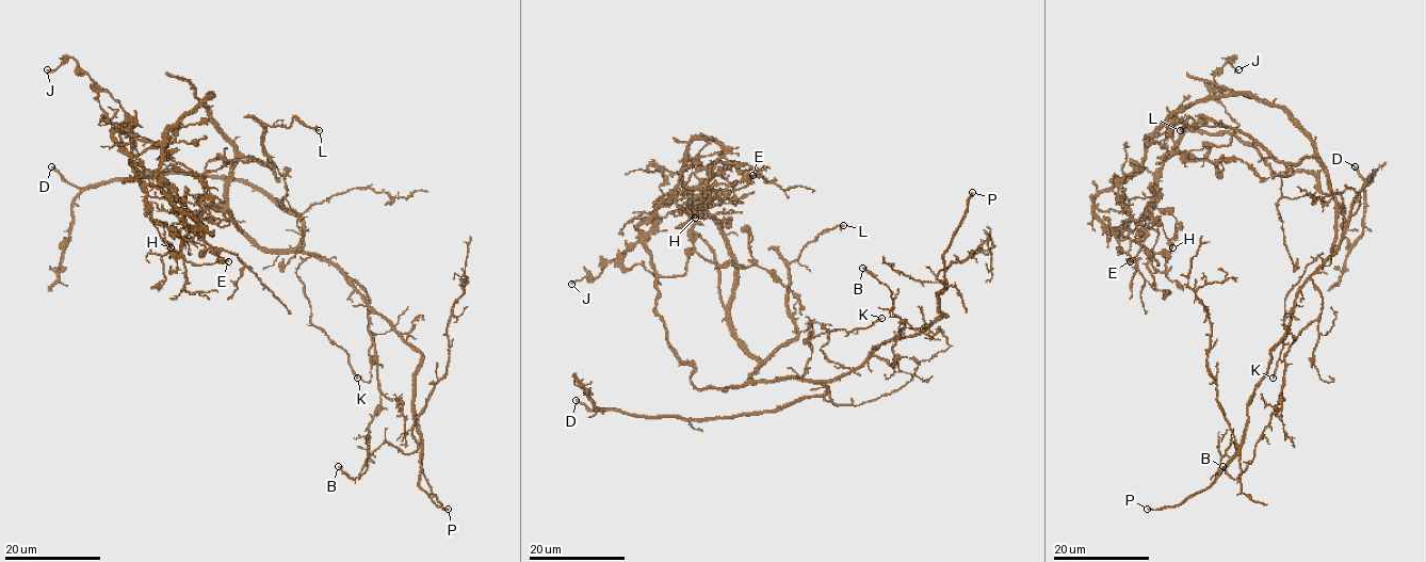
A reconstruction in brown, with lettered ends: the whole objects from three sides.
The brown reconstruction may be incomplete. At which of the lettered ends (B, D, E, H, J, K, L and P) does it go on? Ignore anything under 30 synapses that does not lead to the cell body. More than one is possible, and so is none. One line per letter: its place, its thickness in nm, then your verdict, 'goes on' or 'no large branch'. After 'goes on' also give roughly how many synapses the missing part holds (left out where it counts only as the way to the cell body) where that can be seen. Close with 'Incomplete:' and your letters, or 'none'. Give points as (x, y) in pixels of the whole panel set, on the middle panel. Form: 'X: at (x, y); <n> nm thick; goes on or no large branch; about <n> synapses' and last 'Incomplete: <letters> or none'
B: at (862, 268); 320 nm thick; no large branch
D: at (576, 400); 360 nm thick; goes on; about 70 synapses
E: at (752, 175); 440 nm thick; no large branch
H: at (695, 218); 440 nm thick; no large branch
J: at (571, 284); 260 nm thick; no large branch
K: at (881, 318); 180 nm thick; no large branch
L: at (843, 225); 200 nm thick; goes on; about 35 synapses
P: at (972, 192); 240 nm thick; goes on
Incomplete: D, L, P

